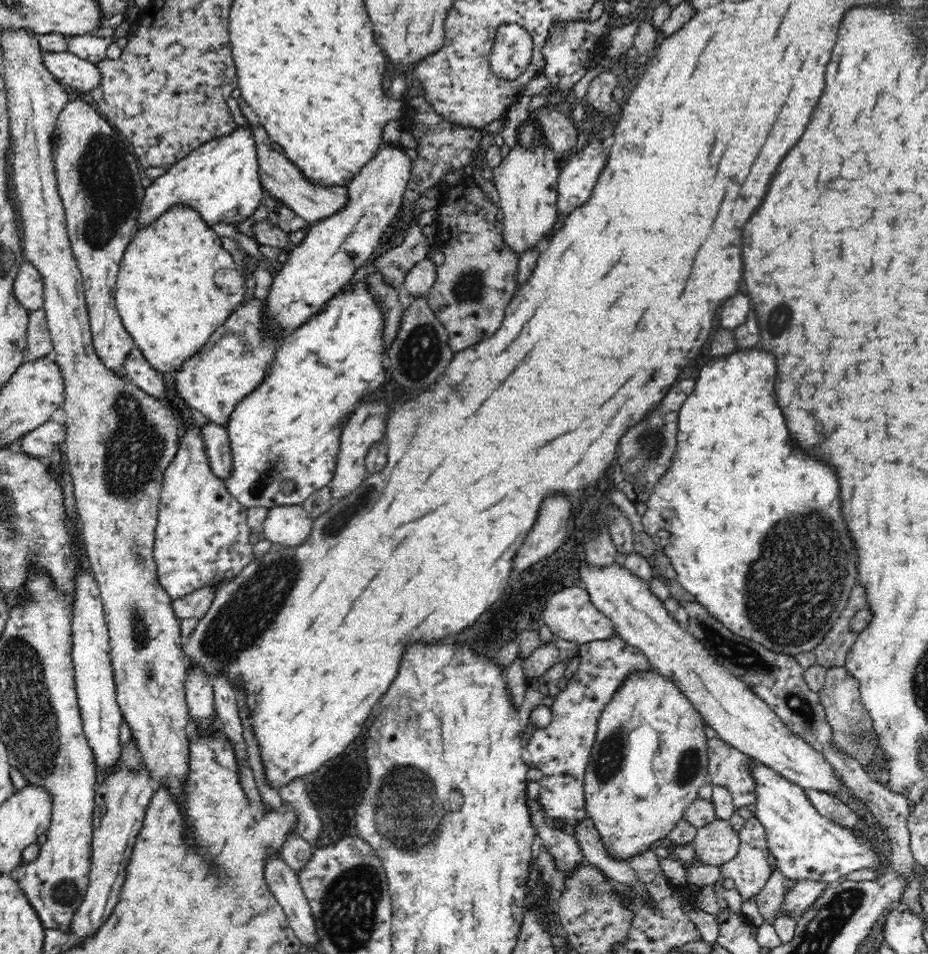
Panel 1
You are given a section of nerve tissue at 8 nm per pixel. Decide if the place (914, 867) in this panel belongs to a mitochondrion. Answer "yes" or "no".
no

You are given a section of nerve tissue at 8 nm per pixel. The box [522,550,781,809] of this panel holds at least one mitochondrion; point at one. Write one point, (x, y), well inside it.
(743, 658)

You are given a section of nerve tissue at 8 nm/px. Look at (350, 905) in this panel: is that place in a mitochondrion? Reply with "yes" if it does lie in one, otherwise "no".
yes

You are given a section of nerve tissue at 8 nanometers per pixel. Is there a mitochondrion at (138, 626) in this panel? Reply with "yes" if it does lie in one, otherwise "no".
yes

